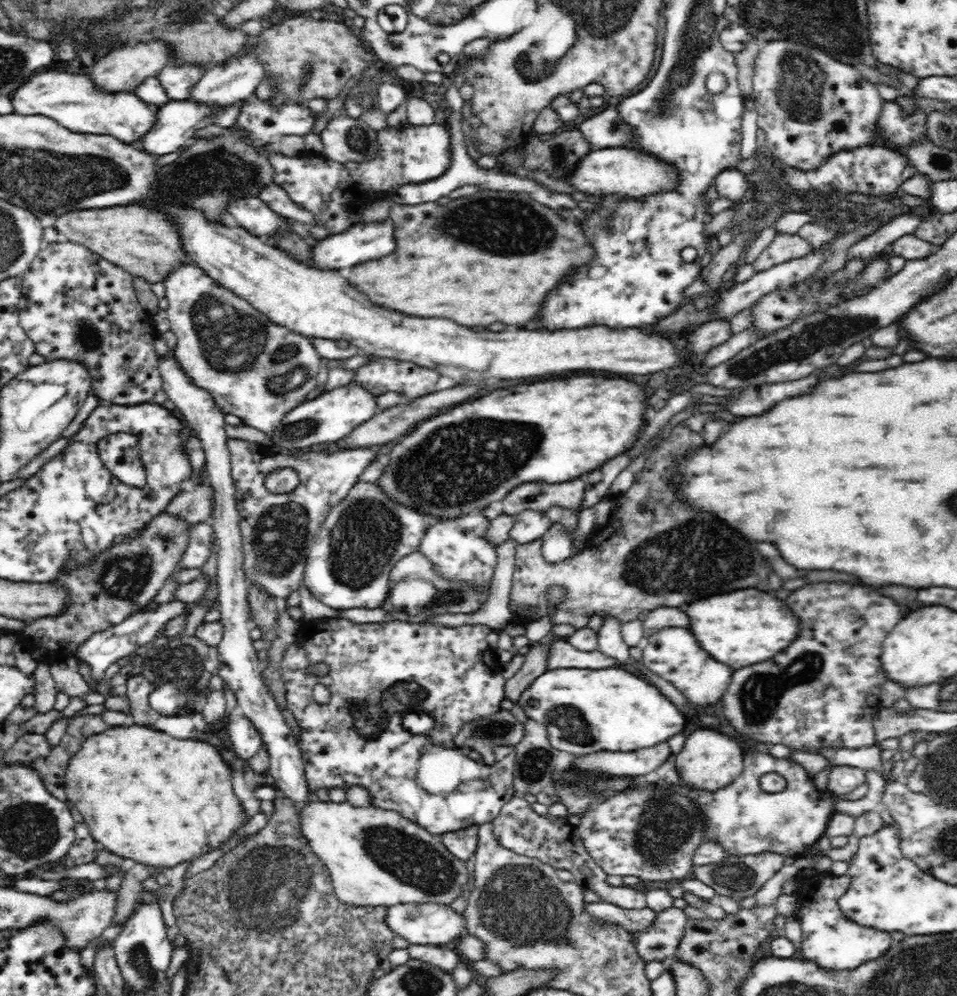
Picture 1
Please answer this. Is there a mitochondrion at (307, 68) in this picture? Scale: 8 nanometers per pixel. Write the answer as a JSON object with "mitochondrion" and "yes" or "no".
{"mitochondrion":"yes"}

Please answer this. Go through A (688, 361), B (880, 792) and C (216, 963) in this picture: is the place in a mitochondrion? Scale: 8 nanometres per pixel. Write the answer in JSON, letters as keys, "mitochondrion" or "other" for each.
{"A":"other","B":"other","C":"other"}

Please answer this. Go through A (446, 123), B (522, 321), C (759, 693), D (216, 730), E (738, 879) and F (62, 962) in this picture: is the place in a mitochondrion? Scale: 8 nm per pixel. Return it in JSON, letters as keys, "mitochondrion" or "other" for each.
{"A":"other","B":"other","C":"mitochondrion","D":"other","E":"mitochondrion","F":"other"}

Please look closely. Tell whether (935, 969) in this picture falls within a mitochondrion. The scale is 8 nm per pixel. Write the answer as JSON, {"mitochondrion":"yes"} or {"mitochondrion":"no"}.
{"mitochondrion":"yes"}

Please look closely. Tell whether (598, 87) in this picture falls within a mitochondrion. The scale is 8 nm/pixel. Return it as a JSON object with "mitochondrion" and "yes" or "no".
{"mitochondrion":"no"}

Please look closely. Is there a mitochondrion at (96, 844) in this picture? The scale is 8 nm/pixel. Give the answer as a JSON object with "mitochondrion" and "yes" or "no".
{"mitochondrion":"no"}

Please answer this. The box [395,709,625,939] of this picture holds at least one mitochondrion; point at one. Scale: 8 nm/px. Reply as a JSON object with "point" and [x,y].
{"point":[533,765]}

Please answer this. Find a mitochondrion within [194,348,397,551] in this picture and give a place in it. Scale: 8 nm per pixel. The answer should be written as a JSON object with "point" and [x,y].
{"point":[308,427]}

